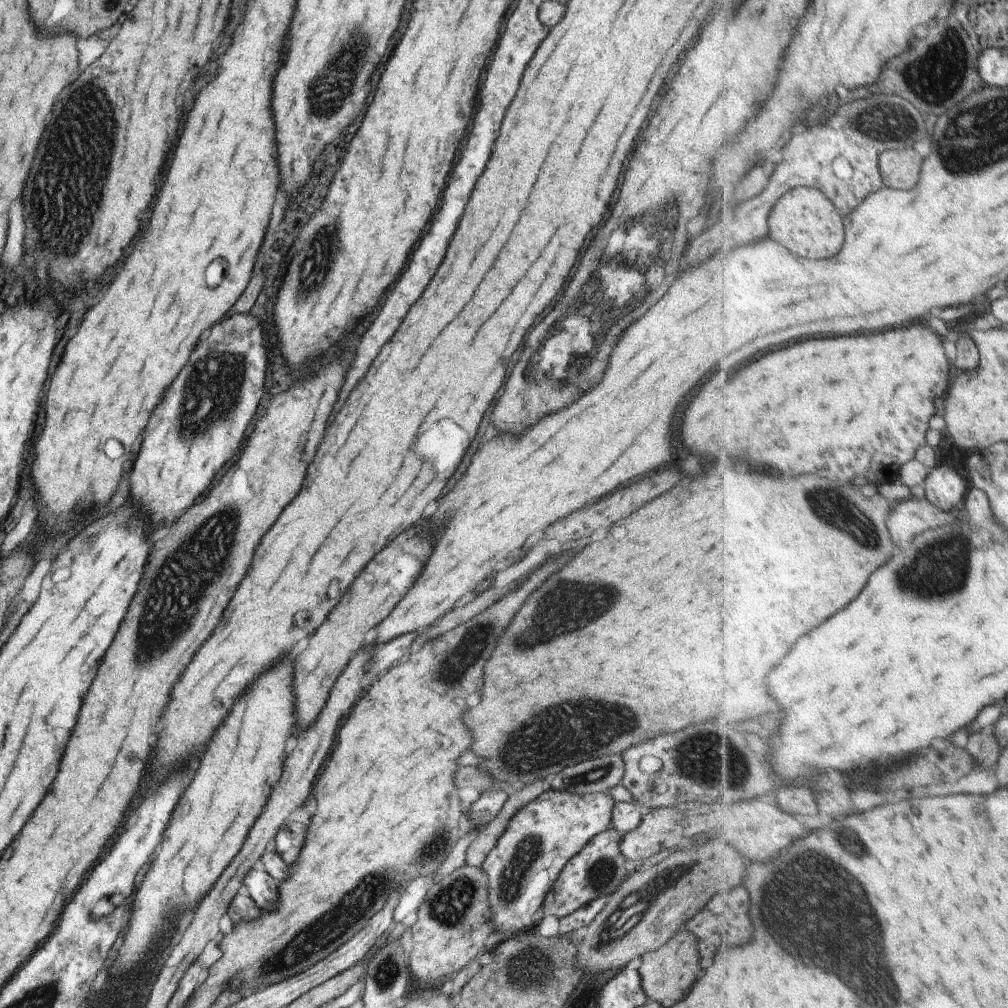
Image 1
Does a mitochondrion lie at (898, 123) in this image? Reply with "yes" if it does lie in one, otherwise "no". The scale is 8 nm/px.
yes

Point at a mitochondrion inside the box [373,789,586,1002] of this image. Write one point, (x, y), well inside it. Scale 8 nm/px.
(534, 971)

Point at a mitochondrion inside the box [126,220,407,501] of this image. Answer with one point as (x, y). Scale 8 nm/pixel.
(203, 391)

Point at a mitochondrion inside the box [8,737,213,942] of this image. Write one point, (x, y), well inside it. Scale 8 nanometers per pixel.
(59, 878)

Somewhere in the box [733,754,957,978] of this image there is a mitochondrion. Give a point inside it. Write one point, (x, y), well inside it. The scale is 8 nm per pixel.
(786, 886)

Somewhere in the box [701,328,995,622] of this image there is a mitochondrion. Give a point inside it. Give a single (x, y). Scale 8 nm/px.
(953, 543)

